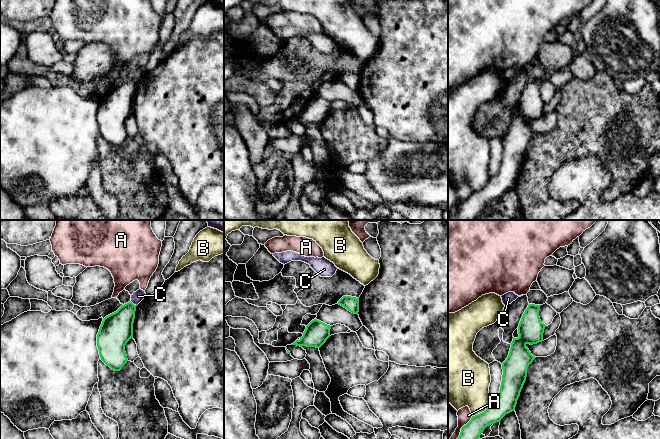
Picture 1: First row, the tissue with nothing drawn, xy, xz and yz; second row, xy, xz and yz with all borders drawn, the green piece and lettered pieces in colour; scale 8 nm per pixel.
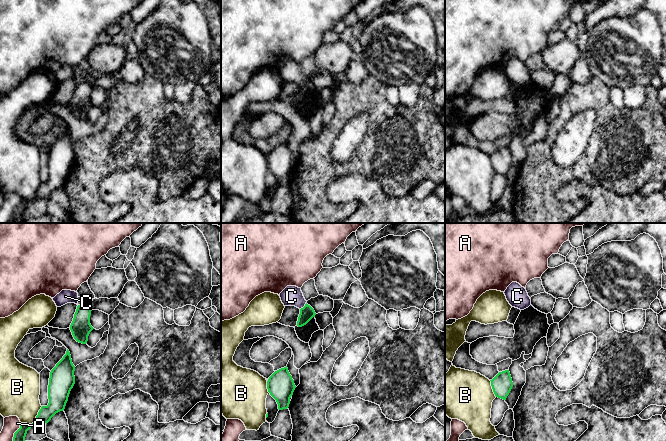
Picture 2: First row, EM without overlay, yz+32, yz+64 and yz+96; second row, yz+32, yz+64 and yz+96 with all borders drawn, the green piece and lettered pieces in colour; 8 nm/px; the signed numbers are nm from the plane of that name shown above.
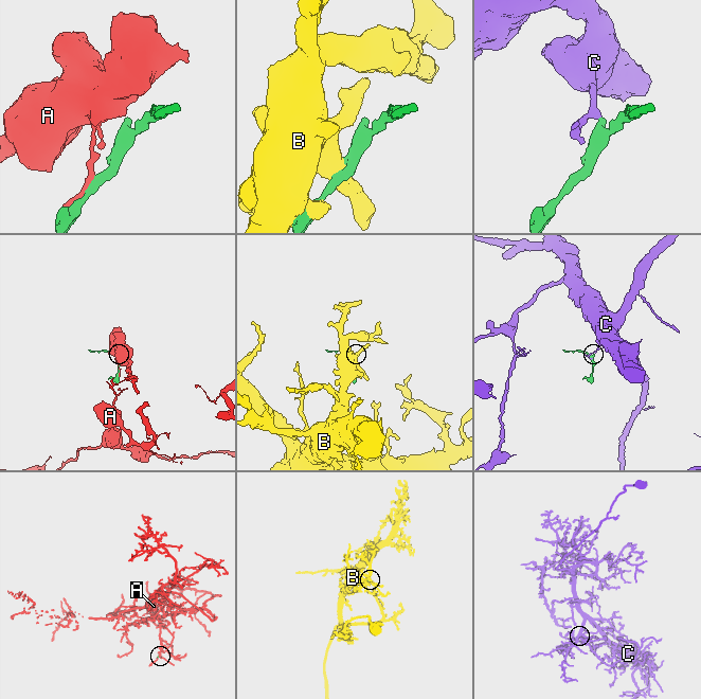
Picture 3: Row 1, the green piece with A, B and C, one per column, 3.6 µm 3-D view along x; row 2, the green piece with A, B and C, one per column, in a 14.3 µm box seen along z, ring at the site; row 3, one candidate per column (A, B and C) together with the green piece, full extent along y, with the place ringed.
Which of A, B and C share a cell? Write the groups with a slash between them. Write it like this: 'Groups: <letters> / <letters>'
Groups: A / B / C

